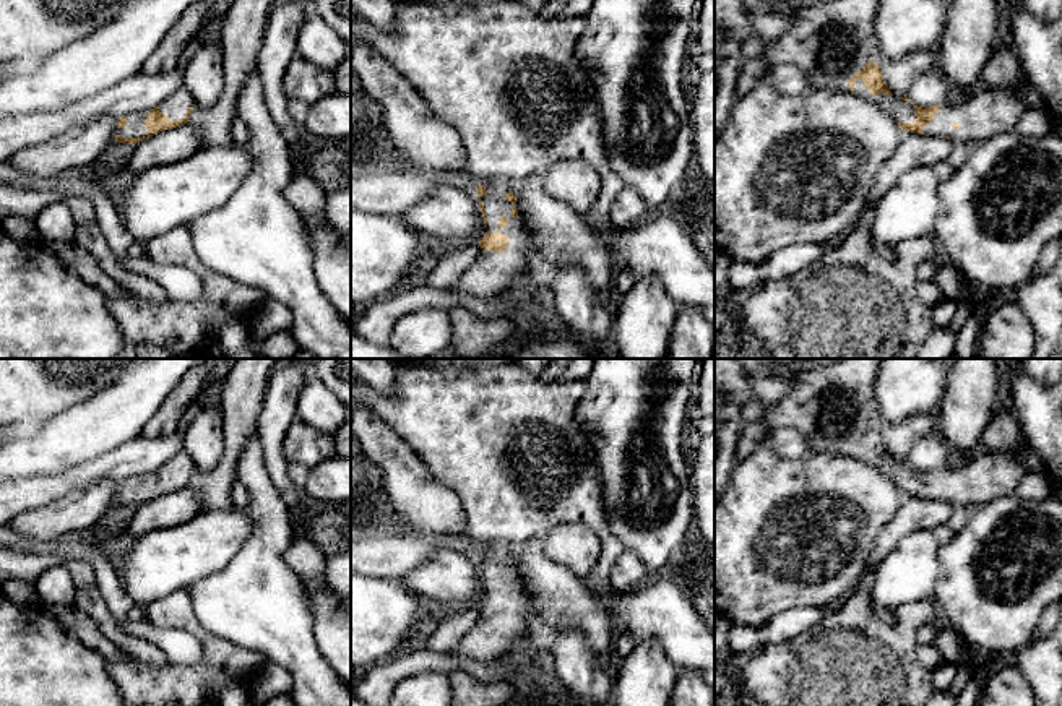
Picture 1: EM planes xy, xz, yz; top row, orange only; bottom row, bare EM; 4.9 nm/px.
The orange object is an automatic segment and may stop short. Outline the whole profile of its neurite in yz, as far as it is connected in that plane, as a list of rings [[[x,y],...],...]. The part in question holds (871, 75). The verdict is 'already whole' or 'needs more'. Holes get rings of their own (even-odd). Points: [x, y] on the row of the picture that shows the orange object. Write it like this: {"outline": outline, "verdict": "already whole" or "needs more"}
{"outline": [[[833,0],[799,8],[791,16],[786,32],[770,41],[762,55],[745,60],[737,80],[736,97],[744,97],[776,65],[792,62],[807,75],[812,89],[851,93],[869,99],[903,131],[943,136],[953,143],[978,143],[1017,128],[1025,105],[1015,93],[1007,89],[981,86],[958,105],[943,104],[926,109],[914,105],[906,96],[893,96],[882,76],[885,55],[874,28],[879,5],[880,0]]], "verdict": "needs more"}

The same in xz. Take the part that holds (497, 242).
{"outline": [[[490,182],[477,188],[484,216],[484,237],[473,266],[448,289],[494,299],[510,289],[515,278],[531,273],[537,245],[523,226],[512,183]]], "verdict": "needs more"}

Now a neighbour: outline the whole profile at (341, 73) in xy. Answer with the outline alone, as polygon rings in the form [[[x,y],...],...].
[[[351,49],[333,71],[336,91],[351,93]]]

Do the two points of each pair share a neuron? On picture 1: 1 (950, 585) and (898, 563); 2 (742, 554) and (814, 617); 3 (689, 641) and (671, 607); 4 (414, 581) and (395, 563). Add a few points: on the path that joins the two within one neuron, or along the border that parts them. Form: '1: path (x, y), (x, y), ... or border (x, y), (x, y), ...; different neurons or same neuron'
1: border (941, 546), (939, 575), (931, 596); different neurons
2: border (833, 604), (796, 606), (783, 609), (767, 620); different neurons
3: path (684, 633), (671, 615); same neuron
4: border (437, 552), (400, 576); different neurons

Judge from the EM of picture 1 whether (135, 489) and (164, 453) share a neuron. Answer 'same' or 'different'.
different

